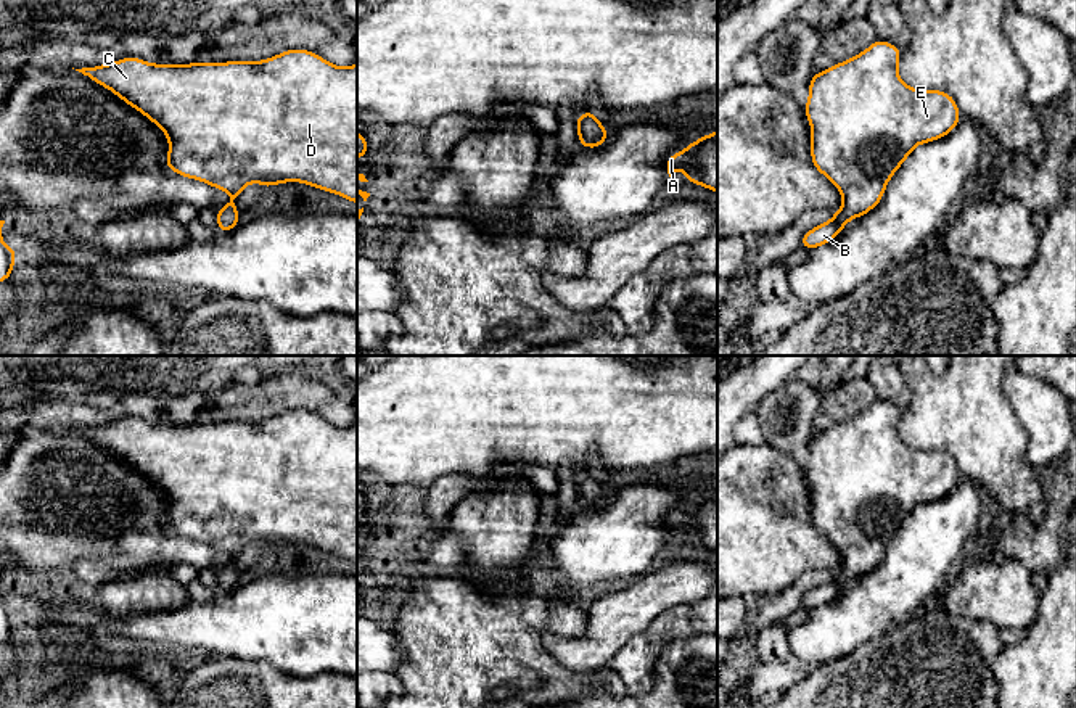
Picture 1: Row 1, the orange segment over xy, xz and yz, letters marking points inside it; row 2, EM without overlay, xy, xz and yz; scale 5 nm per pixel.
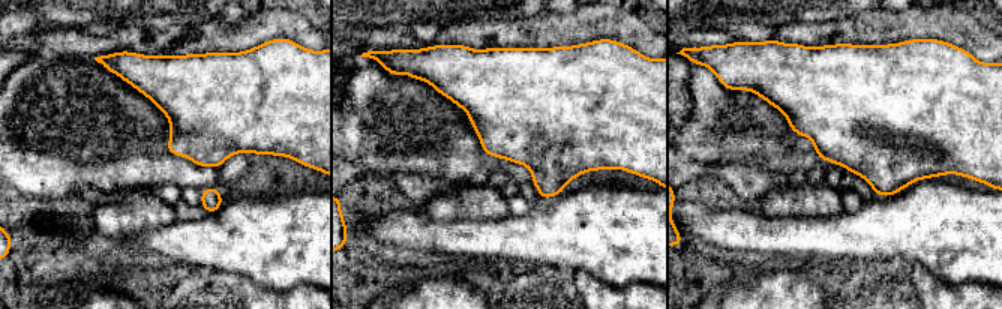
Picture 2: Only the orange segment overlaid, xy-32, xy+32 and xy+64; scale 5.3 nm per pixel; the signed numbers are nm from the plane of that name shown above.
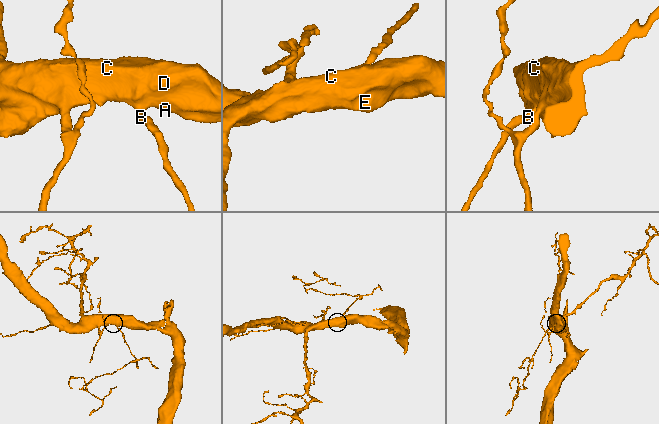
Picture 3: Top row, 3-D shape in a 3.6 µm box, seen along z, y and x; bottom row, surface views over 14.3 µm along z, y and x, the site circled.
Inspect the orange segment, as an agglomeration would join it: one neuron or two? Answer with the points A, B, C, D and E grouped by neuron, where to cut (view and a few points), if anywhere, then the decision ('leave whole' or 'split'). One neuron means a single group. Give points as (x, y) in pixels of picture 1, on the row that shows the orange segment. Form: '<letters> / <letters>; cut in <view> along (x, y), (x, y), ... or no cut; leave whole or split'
A B C D E; no cut; leave whole

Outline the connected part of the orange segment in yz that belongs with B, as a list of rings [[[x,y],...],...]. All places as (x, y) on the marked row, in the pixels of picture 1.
[[[878,39],[854,58],[815,72],[809,80],[804,114],[811,124],[811,159],[843,196],[843,206],[830,220],[804,232],[799,246],[809,251],[830,243],[851,219],[870,212],[914,148],[946,137],[962,117],[947,92],[917,90],[902,82],[897,72],[901,53],[891,42]]]

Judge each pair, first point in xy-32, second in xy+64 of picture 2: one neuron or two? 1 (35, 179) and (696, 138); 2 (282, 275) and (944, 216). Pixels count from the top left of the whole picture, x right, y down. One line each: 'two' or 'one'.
1: one
2: one

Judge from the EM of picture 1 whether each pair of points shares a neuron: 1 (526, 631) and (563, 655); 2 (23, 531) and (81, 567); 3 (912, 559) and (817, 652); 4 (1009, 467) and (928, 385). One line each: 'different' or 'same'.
1: different
2: different
3: same
4: same

